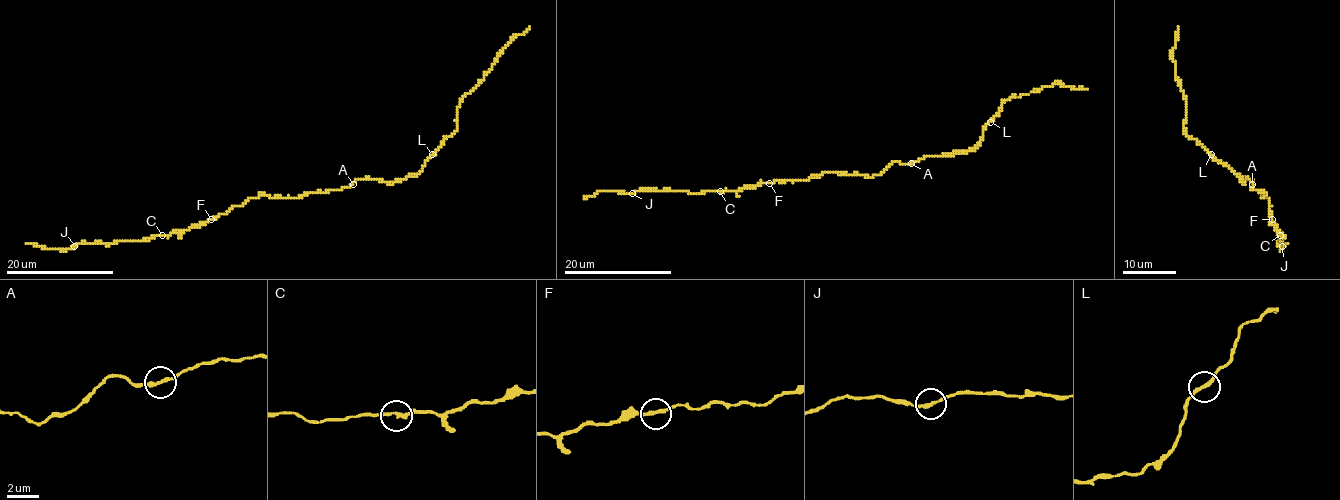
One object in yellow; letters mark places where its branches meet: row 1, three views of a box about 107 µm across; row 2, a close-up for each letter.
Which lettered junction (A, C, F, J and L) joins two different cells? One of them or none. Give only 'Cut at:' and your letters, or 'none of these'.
Cut at: none of these

